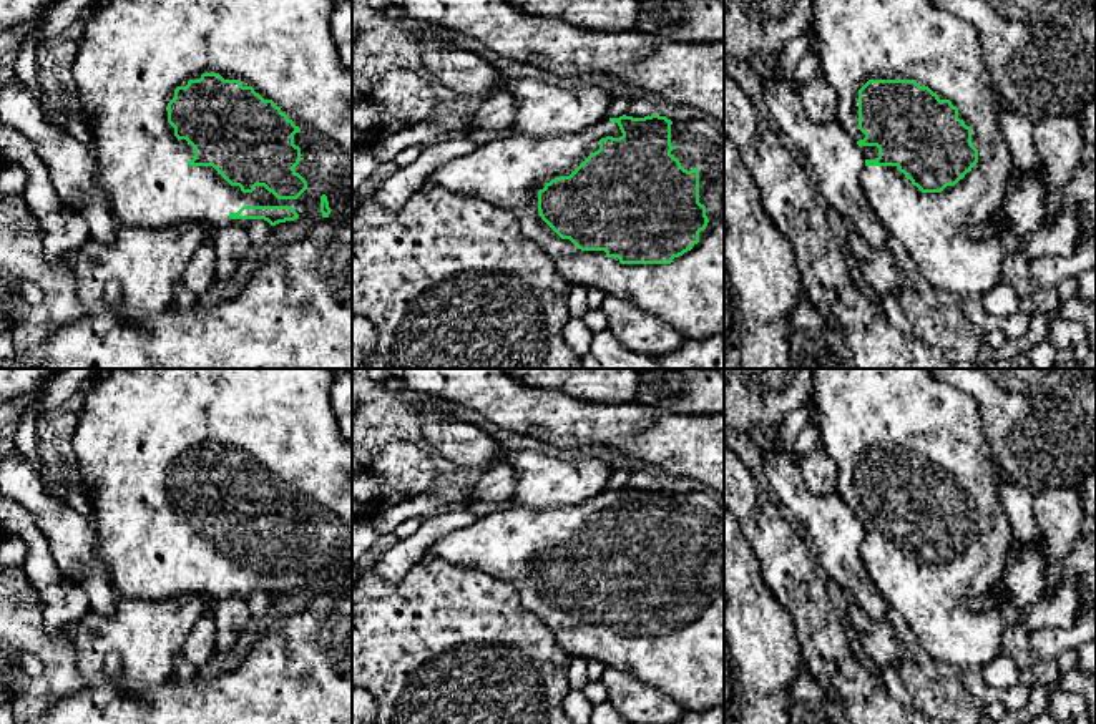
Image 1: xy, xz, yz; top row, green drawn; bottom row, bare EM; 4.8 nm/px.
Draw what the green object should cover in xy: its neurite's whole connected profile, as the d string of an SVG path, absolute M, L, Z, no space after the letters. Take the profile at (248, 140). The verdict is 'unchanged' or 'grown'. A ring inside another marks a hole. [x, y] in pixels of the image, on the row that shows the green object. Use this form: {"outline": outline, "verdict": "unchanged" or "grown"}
{"outline": "M106 0L83 15L83 28L73 61L75 91L83 110L88 111L88 126L95 138L93 159L98 166L98 186L108 199L108 209L121 224L133 227L171 227L181 224L204 224L209 229L241 224L246 229L252 219L264 219L271 226L302 218L330 218L352 206L352 71L340 61L332 40L330 17L335 0Z", "verdict": "grown"}

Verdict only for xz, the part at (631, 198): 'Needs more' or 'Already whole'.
Needs more

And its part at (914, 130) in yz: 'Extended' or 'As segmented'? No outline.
Extended

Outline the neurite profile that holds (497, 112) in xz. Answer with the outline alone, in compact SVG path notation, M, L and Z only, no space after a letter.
M508 88L490 93L472 115L473 130L503 133L511 128L516 101Z

